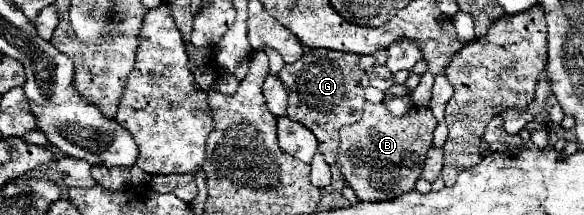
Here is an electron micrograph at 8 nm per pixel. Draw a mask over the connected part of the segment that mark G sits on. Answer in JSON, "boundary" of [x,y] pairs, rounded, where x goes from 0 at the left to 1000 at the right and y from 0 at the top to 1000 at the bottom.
{"boundary":[[[531,228],[507,293],[486,302],[476,349],[497,442],[493,544],[521,572],[521,591],[541,628],[545,702],[555,721],[562,767],[572,767],[579,740],[579,609],[589,581],[610,572],[623,516],[623,414],[630,405],[630,349],[613,312],[613,274],[616,256],[603,247]]]}

